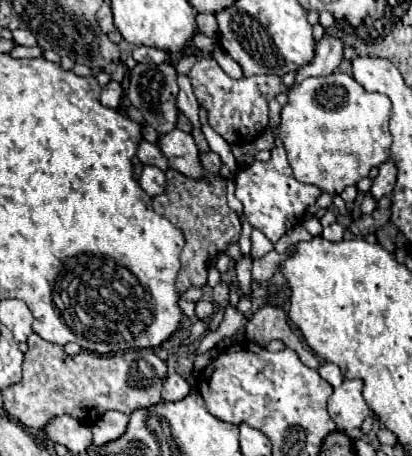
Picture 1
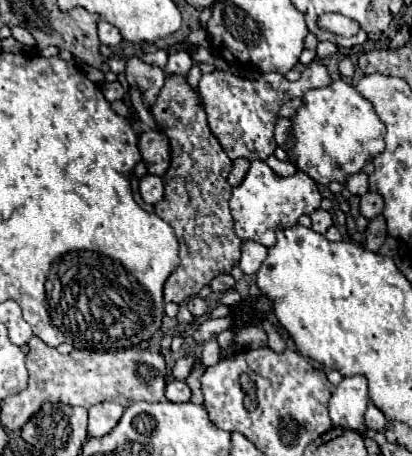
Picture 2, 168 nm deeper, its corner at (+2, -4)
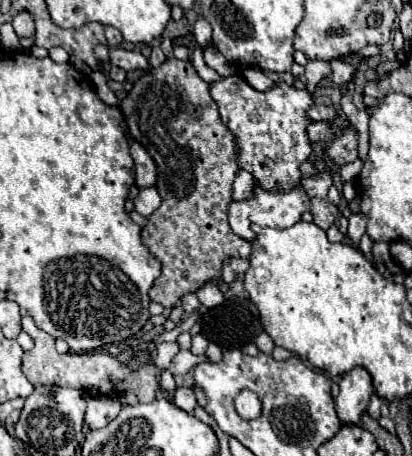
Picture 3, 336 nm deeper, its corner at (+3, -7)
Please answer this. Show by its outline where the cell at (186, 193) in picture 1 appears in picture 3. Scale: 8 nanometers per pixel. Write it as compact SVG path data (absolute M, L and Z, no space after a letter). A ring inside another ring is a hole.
M176 57L166 59L160 67L150 69L134 81L132 91L120 101L128 131L154 159L158 167L156 189L162 197L162 205L148 217L142 229L142 243L154 259L162 263L160 277L152 283L148 295L162 307L174 307L182 295L198 291L204 283L220 279L224 259L250 255L250 243L232 233L228 225L228 205L232 203L232 183L240 165L236 163L238 147L236 137L222 123L216 101L210 95L210 83L206 83L194 69L192 61L180 61Z

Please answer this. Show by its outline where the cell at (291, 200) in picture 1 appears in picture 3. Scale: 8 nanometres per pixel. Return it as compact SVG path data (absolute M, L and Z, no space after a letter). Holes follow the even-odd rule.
M256 187L252 201L232 201L228 215L230 215L232 231L242 239L252 241L256 237L250 231L252 223L256 223L260 227L284 229L284 227L292 227L294 223L298 223L302 219L302 213L306 213L306 211L310 211L310 199L304 189L294 189L290 193L272 193L272 191L264 191L264 189Z

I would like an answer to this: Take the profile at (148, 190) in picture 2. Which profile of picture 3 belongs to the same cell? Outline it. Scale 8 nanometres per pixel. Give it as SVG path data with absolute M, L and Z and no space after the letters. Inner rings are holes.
M148 187L148 189L142 189L138 193L138 197L134 199L134 211L138 211L140 215L148 217L152 211L156 211L160 207L160 195L154 187Z

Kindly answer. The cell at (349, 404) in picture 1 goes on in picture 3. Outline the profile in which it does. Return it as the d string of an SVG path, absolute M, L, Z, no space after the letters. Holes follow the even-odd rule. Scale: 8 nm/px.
M354 367L340 381L340 393L336 397L336 411L342 423L358 423L360 415L366 411L370 397L374 393L372 377L364 367Z

